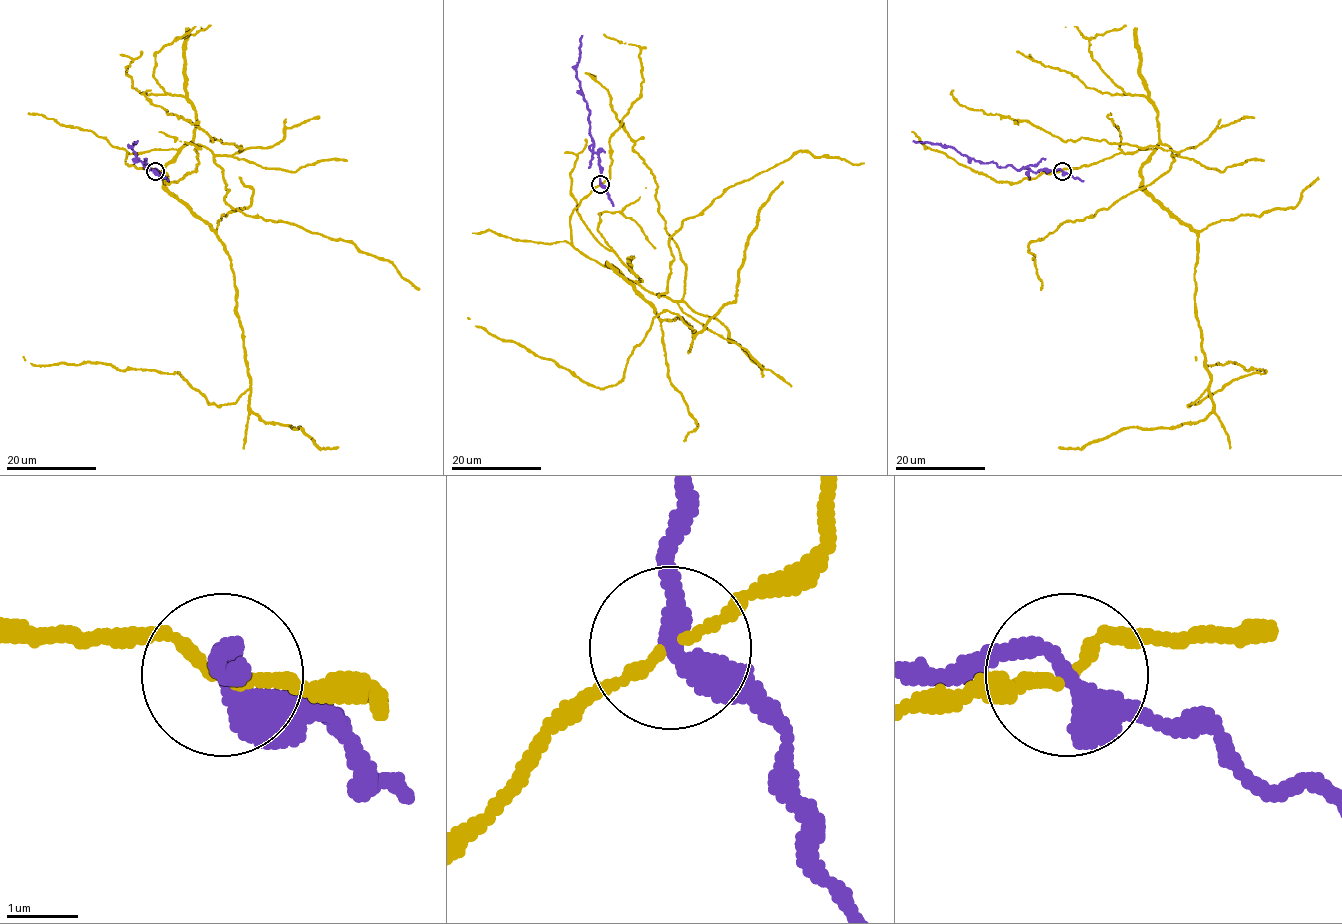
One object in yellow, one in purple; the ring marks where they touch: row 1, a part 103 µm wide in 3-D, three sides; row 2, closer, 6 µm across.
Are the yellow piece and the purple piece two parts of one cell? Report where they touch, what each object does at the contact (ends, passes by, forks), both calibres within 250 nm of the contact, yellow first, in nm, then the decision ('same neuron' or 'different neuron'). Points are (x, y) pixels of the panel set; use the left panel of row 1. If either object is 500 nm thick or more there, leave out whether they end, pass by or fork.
(155, 171) | yellow passes by | purple passes by | 130/320 nm | different neuron

